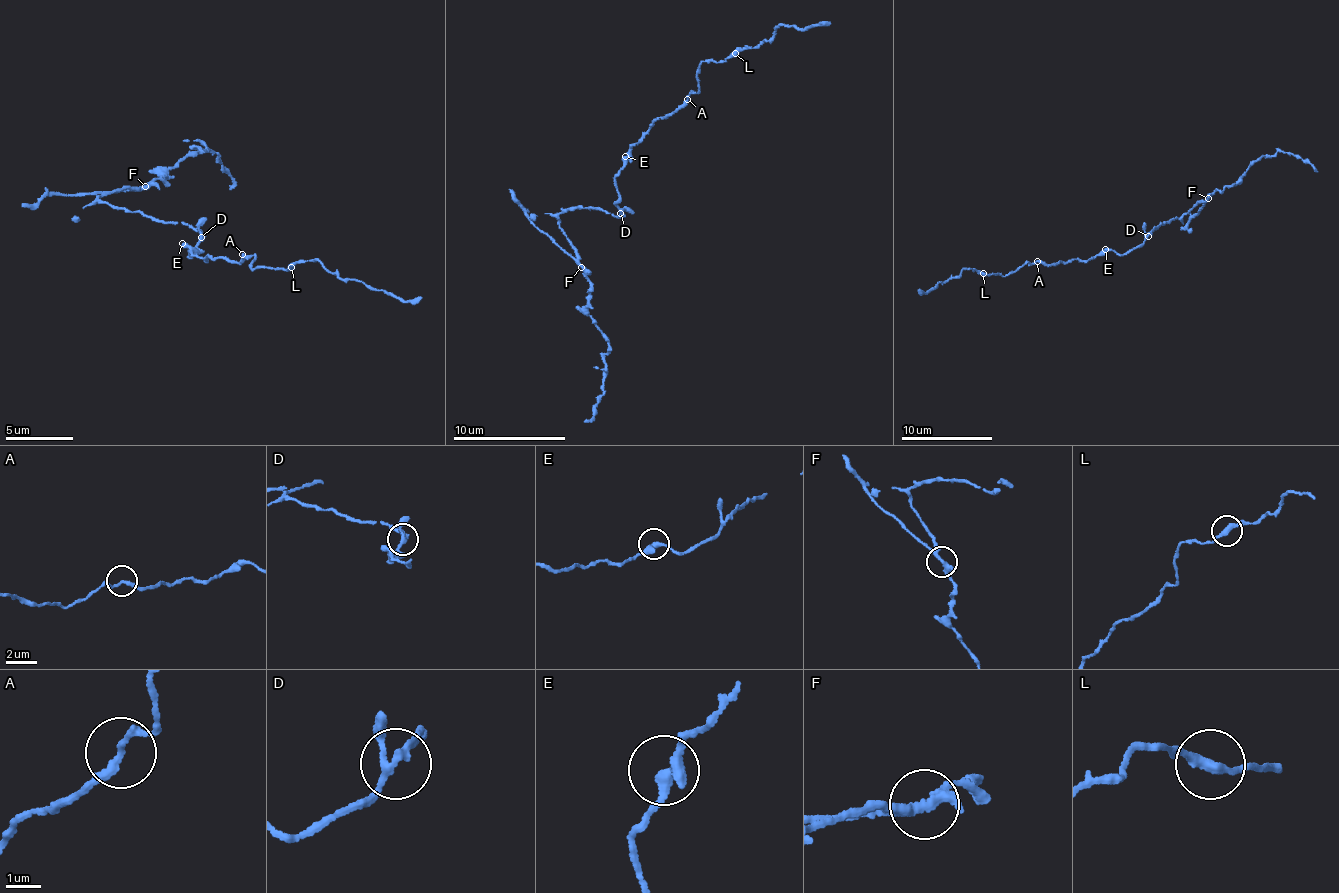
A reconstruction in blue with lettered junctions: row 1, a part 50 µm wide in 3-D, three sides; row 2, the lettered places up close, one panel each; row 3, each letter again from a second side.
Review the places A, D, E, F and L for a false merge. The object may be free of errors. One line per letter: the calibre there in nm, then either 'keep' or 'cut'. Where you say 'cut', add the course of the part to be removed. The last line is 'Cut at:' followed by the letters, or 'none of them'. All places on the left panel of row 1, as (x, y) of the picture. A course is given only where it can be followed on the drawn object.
A: 200 nm thick; keep
D: 200 nm thick; keep
E: 220 nm thick; keep
F: 240 nm thick; cut; foreign part runs (144, 186), (57, 192), (20, 205)
L: 280 nm thick; keep
Cut at: F

